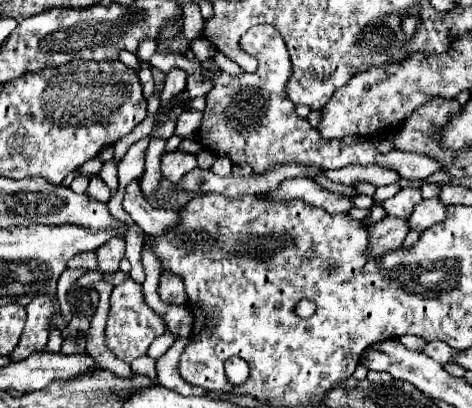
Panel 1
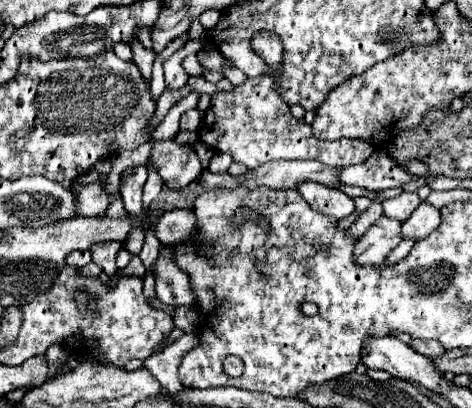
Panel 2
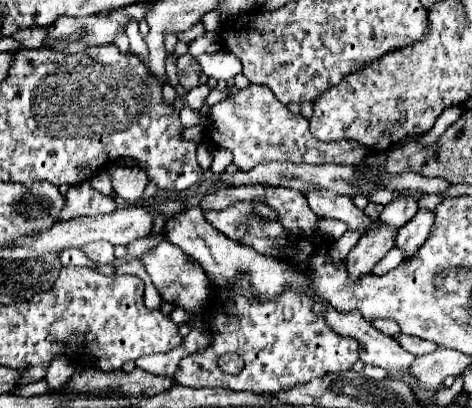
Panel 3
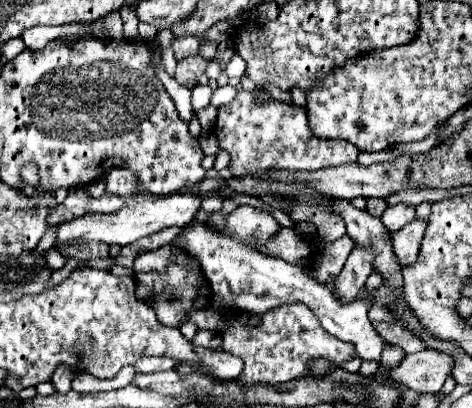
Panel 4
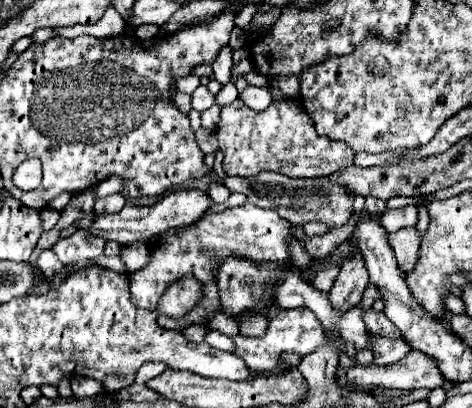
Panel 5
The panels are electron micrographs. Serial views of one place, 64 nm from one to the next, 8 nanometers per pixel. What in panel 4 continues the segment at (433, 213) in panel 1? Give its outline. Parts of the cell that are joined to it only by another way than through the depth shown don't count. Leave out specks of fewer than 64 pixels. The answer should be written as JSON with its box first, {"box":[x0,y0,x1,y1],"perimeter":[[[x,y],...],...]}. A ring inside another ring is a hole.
{"box":[392,220,428,266],"perimeter":[[[414,220],[414,222],[406,224],[404,228],[392,232],[392,246],[398,256],[400,266],[412,266],[416,262],[426,226],[428,226],[428,222]]]}

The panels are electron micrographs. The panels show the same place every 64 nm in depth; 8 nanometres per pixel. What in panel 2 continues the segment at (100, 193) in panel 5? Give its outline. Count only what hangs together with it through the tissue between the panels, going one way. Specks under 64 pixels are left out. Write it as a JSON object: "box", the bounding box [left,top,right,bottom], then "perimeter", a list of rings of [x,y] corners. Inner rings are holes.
{"box":[120,166,148,222],"perimeter":[[[138,166],[134,168],[132,174],[122,174],[120,176],[122,182],[120,182],[120,196],[124,200],[124,206],[130,214],[134,216],[140,216],[142,220],[148,222],[148,216],[142,208],[142,188],[146,184],[146,178],[148,178],[148,168],[146,166]]]}

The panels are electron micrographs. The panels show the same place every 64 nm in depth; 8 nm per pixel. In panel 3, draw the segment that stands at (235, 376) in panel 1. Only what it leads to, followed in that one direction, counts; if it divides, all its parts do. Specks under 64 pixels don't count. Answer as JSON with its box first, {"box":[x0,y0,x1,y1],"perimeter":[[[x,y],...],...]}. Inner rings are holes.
{"box":[218,354,244,374],"perimeter":[[[224,354],[224,356],[220,356],[220,360],[218,360],[218,368],[222,370],[222,372],[226,372],[226,374],[236,374],[236,372],[241,372],[244,367],[244,362],[240,356],[236,356],[236,354]]]}

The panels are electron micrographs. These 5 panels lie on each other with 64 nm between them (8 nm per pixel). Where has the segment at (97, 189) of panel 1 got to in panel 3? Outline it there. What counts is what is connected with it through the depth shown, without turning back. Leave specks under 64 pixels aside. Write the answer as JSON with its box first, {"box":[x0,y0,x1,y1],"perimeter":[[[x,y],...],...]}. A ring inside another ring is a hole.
{"box":[56,181,118,222],"perimeter":[[[89,181],[70,186],[66,194],[64,212],[56,218],[56,222],[72,220],[78,216],[96,216],[96,214],[110,214],[118,208],[114,196],[104,196],[90,186]]]}

